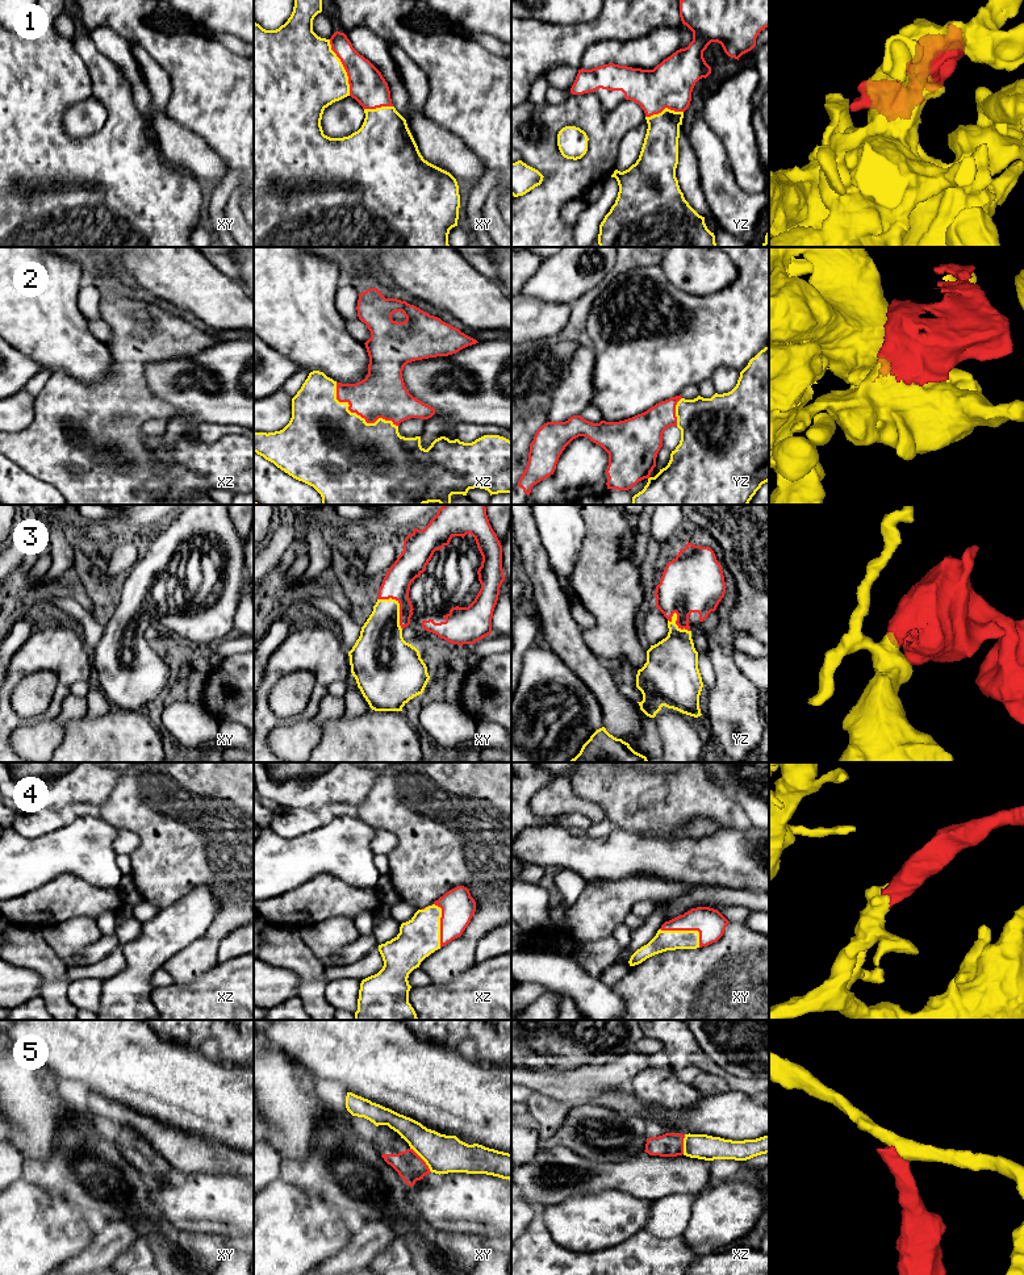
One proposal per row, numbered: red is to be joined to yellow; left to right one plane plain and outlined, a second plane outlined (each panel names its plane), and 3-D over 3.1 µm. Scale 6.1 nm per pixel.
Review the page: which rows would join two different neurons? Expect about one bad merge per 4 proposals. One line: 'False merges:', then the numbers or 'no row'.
False merges: 5

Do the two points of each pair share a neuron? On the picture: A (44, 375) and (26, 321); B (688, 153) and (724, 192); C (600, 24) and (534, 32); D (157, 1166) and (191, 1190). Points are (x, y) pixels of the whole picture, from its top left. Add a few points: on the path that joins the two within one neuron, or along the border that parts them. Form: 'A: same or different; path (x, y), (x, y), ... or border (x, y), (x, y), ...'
A: different; border (41, 368), (50, 373)
B: different; border (686, 136), (705, 193)
C: same; path (584, 34), (550, 34)
D: different; border (172, 1171), (150, 1186)

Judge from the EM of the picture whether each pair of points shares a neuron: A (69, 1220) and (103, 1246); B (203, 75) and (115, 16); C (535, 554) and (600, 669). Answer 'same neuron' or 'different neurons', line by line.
A: different neurons
B: same neuron
C: same neuron

